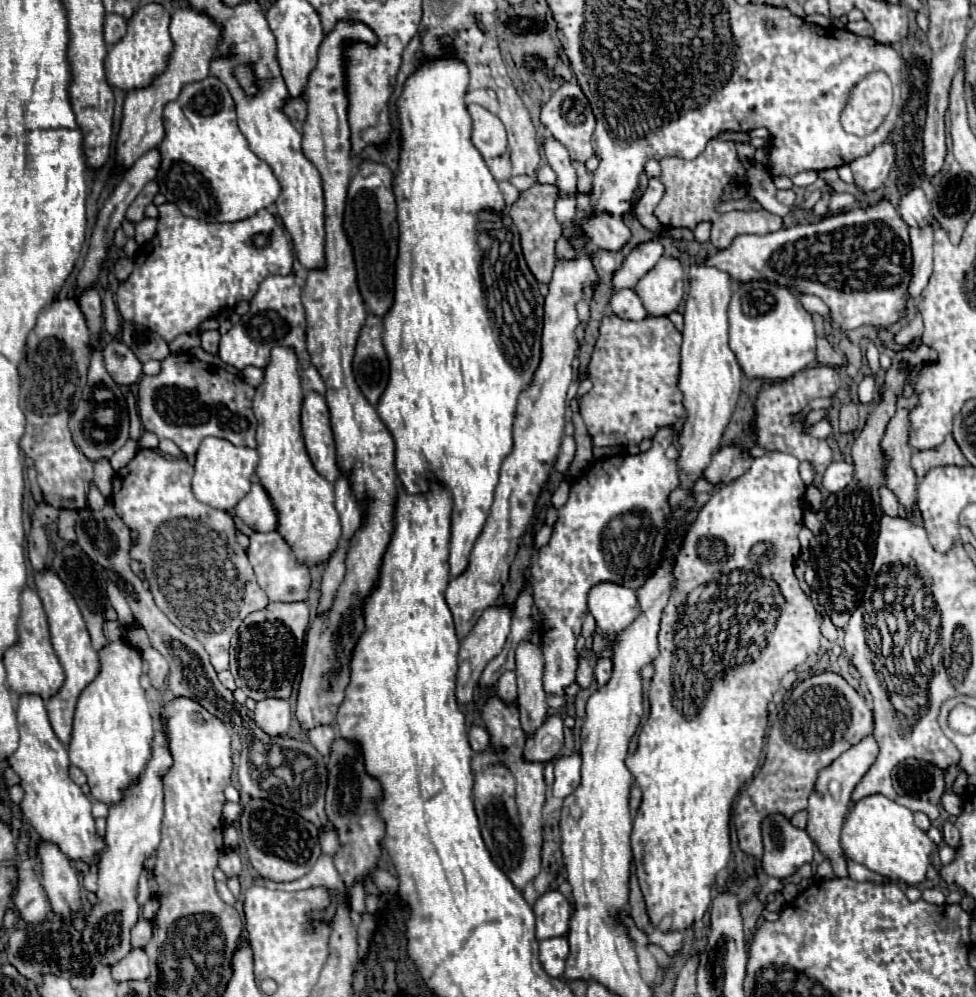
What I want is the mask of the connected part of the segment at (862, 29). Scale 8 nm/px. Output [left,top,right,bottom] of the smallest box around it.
[847,20,873,36]

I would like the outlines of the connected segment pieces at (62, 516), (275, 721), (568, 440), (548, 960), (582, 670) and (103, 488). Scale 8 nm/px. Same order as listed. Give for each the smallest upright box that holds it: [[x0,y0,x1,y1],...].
[[59,510,77,542],[253,698,291,736],[555,436,575,474],[539,936,569,978],[577,656,593,688],[93,462,115,498]]

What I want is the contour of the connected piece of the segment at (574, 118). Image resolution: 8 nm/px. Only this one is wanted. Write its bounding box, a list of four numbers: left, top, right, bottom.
[541,82,595,162]

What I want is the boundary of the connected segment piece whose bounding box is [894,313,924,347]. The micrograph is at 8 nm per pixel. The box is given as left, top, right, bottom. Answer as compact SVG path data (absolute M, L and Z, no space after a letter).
M917 313L911 322L904 325L895 333L895 342L899 345L908 347L915 338L921 337L924 330L922 316Z

